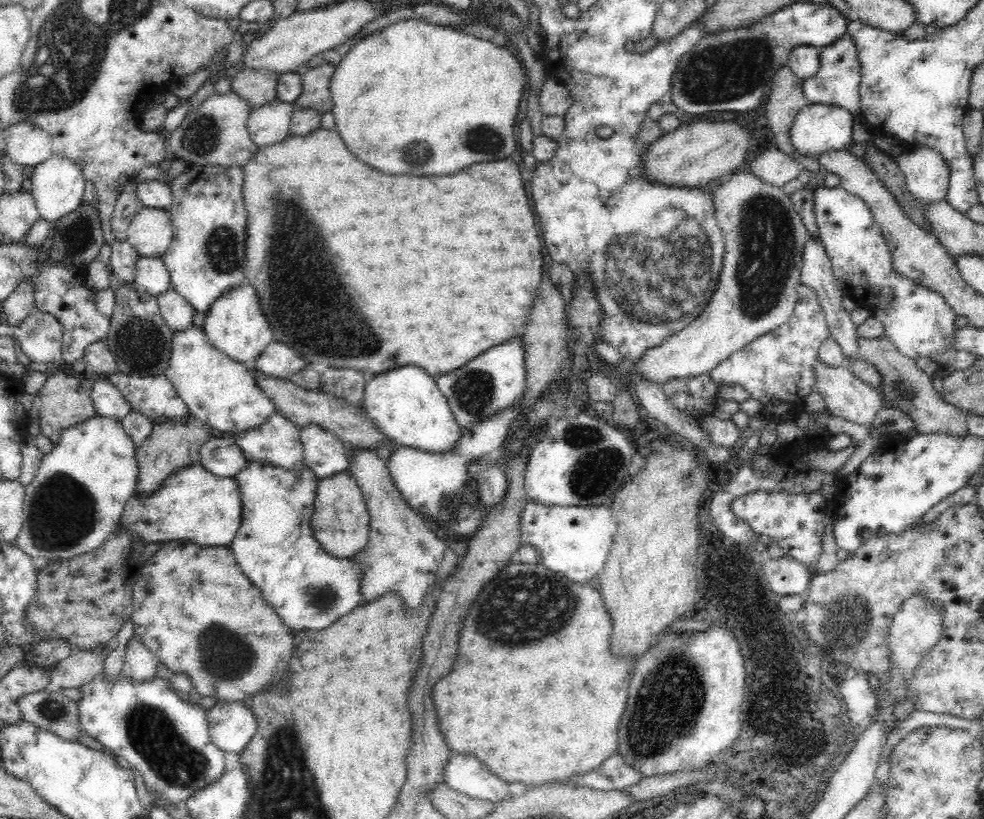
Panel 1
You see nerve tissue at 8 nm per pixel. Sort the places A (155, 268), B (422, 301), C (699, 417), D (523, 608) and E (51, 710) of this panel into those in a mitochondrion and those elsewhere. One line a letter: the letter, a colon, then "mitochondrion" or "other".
A: other
B: other
C: other
D: mitochondrion
E: mitochondrion

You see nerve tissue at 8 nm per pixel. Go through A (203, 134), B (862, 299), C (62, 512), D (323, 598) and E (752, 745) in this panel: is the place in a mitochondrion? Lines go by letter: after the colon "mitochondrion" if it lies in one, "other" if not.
A: mitochondrion
B: other
C: mitochondrion
D: mitochondrion
E: other

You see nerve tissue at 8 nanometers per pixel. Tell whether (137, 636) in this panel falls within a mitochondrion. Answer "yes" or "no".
no

